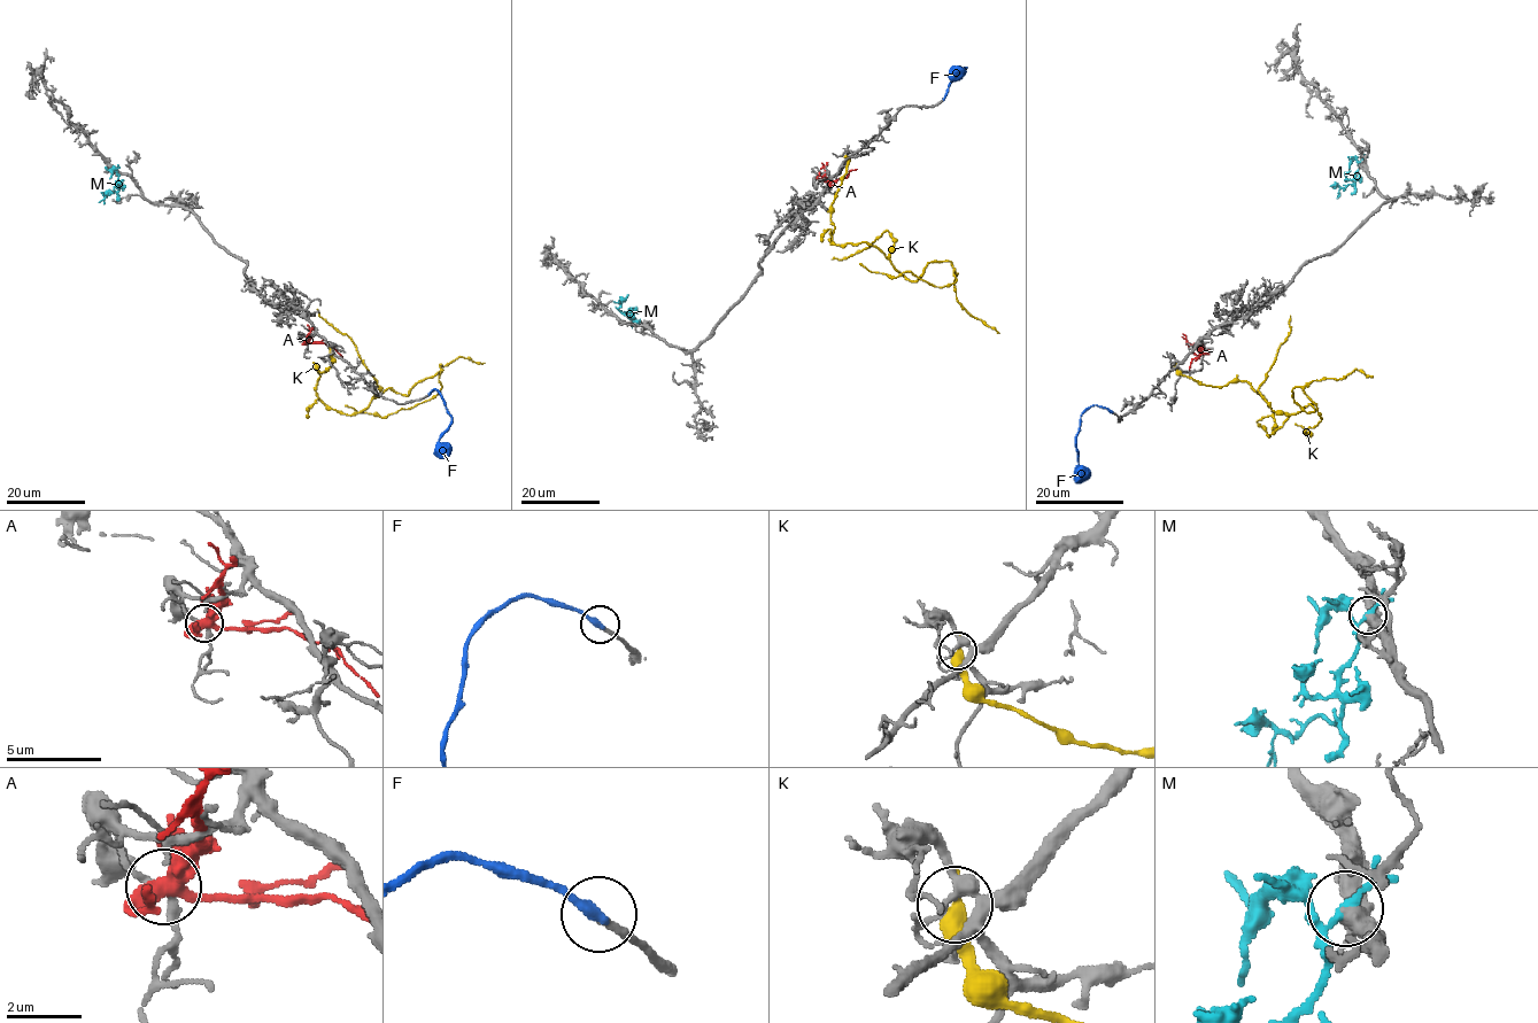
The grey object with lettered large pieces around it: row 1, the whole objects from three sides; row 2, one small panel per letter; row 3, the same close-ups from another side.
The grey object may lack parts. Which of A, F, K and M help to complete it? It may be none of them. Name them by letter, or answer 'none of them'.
F

